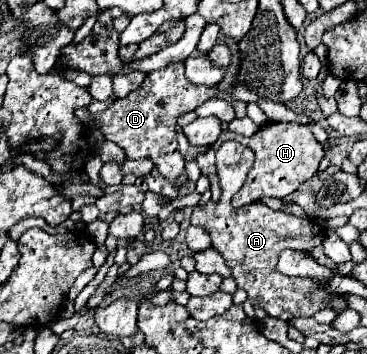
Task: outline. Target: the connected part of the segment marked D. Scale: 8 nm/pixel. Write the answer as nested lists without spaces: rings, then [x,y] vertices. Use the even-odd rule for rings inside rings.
[[[169,64],[169,68],[149,72],[149,76],[137,90],[133,90],[125,98],[115,98],[107,110],[91,114],[89,120],[81,124],[87,128],[87,124],[93,122],[107,140],[115,142],[119,148],[125,150],[129,160],[151,158],[159,174],[167,180],[173,180],[183,174],[185,166],[185,160],[177,148],[175,120],[185,112],[197,110],[203,102],[219,96],[219,92],[219,86],[189,82],[183,64]]]

